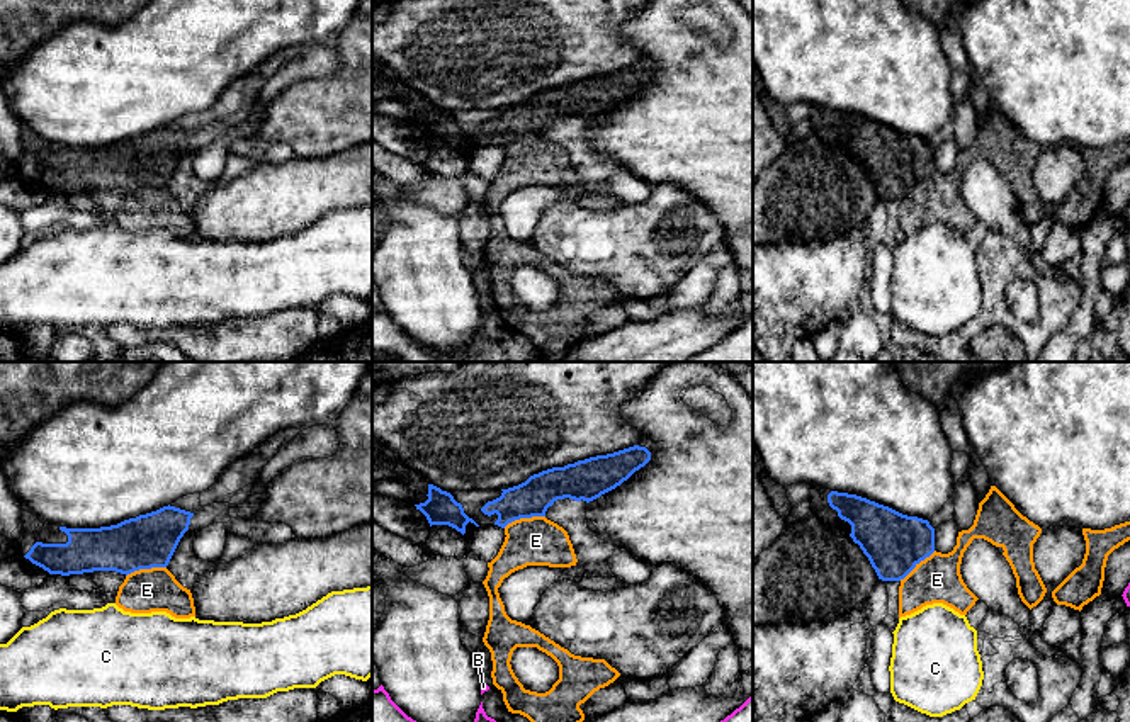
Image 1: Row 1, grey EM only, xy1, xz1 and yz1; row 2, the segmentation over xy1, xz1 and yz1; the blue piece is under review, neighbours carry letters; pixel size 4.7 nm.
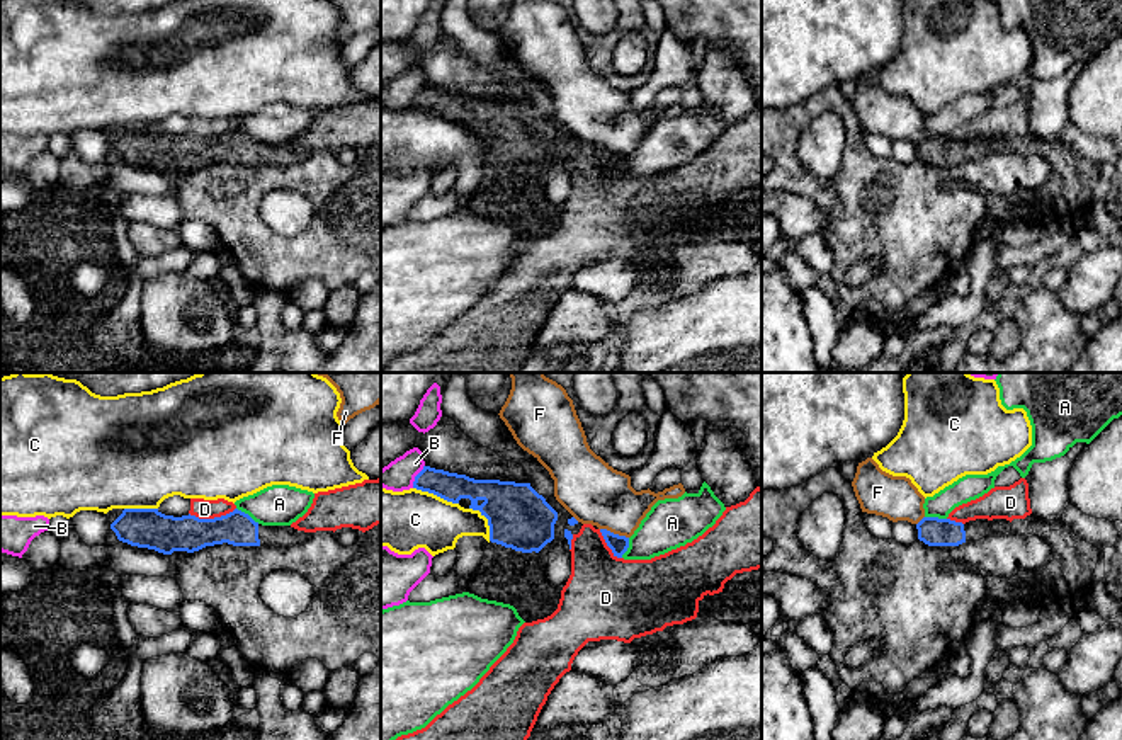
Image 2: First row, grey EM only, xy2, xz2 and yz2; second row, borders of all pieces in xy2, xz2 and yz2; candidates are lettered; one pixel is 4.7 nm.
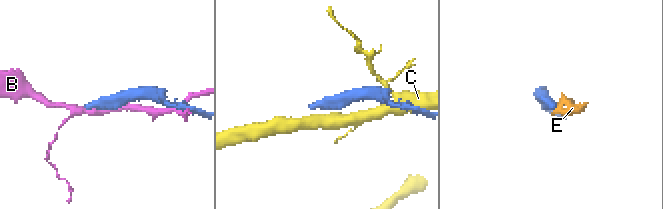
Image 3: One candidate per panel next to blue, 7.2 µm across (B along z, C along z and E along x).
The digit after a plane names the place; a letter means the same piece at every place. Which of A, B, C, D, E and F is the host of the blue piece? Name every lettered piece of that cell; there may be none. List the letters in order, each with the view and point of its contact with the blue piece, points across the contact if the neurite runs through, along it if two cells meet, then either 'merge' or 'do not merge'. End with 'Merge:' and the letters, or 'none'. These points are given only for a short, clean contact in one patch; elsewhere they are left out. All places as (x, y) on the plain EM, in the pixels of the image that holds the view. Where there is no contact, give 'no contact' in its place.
A: meets blue in xy2 at (247, 133); border along xy2 (237, 126), (259, 142); do not merge
B: meets blue in xz2 at (415, 96); border along xz2 (424, 84), (412, 106); do not merge
C: meets blue in xz2 at (436, 113); do not merge
D: meets blue in xy2 at (211, 138); border along xy2 (235, 126), (213, 136), (189, 133); do not merge
E: meets blue in xz1 at (524, 136); border along xz1 (544, 135), (512, 140), (503, 146); do not merge
F: meets blue in xz2 at (612, 152); border along xz2 (600, 147), (628, 157); do not merge
Merge: none

